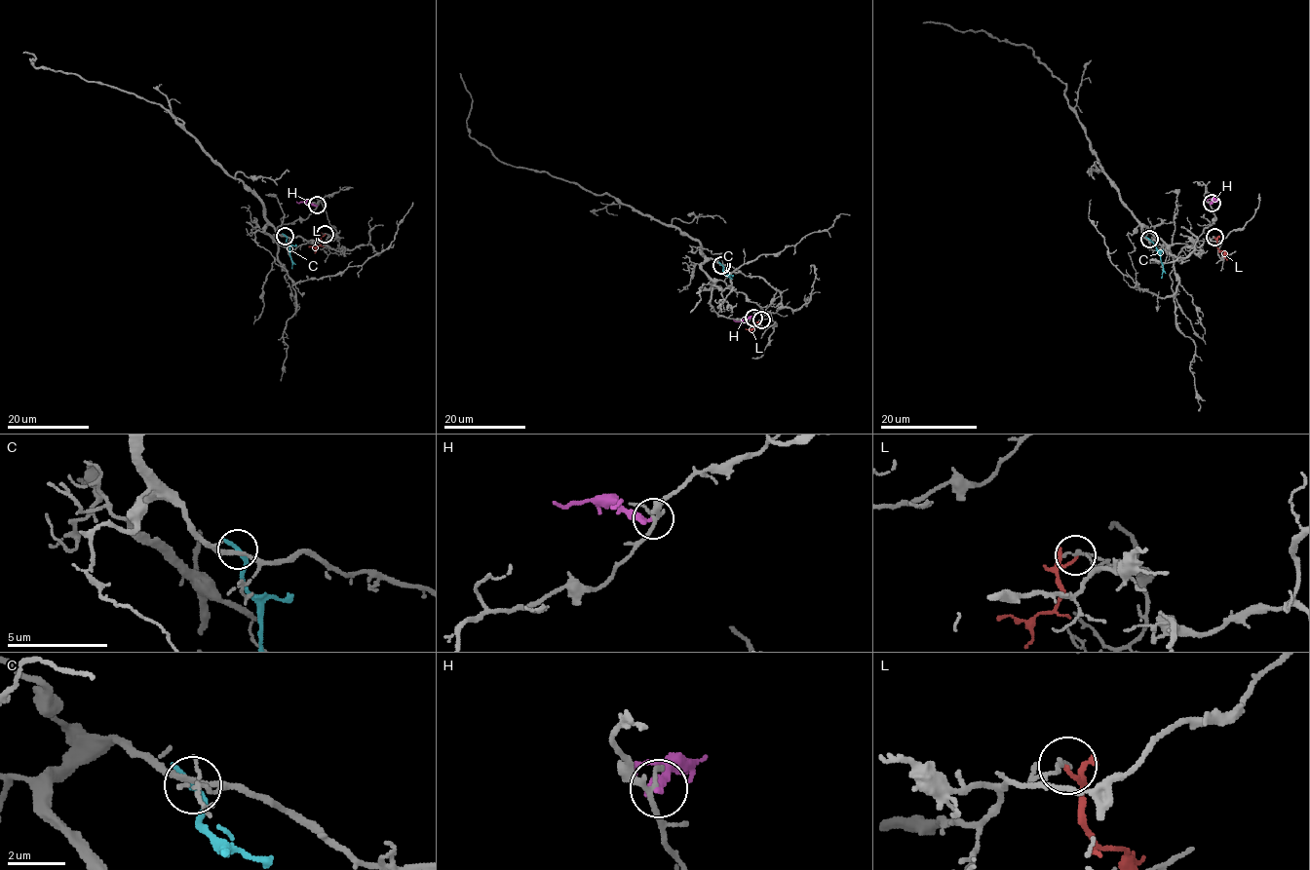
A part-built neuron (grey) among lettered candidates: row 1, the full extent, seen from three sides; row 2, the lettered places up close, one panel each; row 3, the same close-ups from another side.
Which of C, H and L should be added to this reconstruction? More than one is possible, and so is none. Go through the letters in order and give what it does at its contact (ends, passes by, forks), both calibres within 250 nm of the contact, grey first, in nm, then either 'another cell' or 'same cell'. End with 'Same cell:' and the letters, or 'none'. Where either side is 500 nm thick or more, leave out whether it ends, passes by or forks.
C: it ends there; 190 nm thick on the grey side, 260 nm on the other; another cell
H: it ends there; 150 nm thick on the grey side, 280 nm on the other; another cell
L: it ends there; 170 nm thick on the grey side, 110 nm on the other; another cell
Same cell: none

